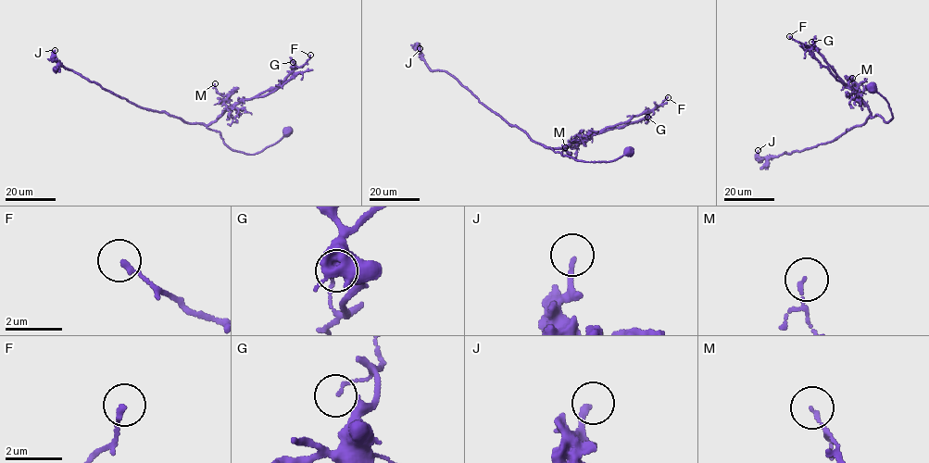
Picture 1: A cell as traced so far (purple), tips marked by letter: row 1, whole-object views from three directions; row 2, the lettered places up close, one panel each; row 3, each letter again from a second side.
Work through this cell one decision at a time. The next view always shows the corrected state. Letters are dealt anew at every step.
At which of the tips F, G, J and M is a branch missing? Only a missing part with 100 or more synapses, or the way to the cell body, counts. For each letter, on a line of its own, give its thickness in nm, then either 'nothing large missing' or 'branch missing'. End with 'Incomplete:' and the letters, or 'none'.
F: 170 nm thick; nothing large missing
G: 90 nm thick; nothing large missing
J: 170 nm thick; nothing large missing
M: 80 nm thick; nothing large missing
Incomplete: none

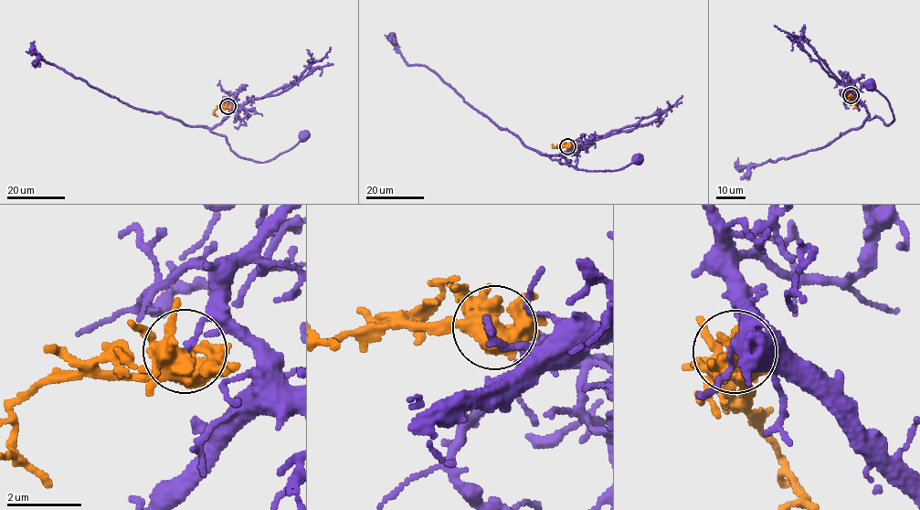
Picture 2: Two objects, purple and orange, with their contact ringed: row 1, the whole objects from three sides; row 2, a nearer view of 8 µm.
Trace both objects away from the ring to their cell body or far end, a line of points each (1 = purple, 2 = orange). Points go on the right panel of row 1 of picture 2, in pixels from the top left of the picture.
1: (851, 95), (851, 91), (866, 110), (869, 120), (876, 115), (888, 124), (894, 119), (889, 103), (869, 83)
2: (850, 95), (855, 106), (852, 109)

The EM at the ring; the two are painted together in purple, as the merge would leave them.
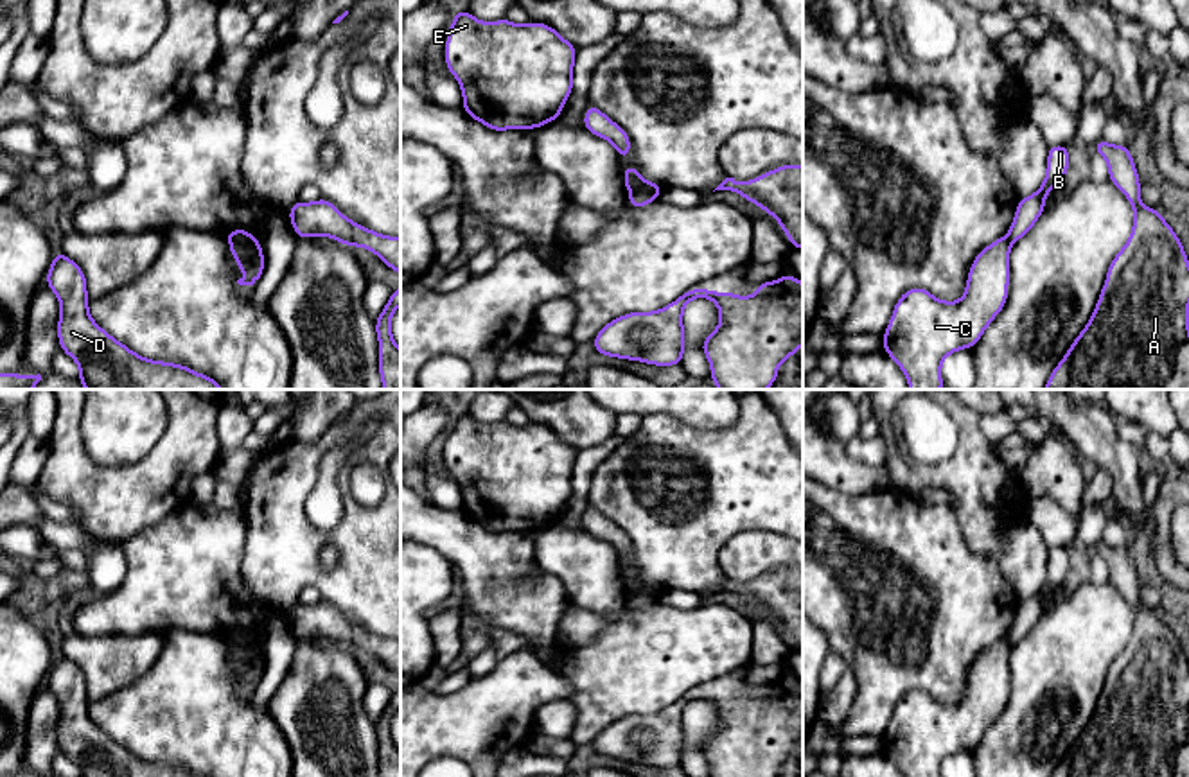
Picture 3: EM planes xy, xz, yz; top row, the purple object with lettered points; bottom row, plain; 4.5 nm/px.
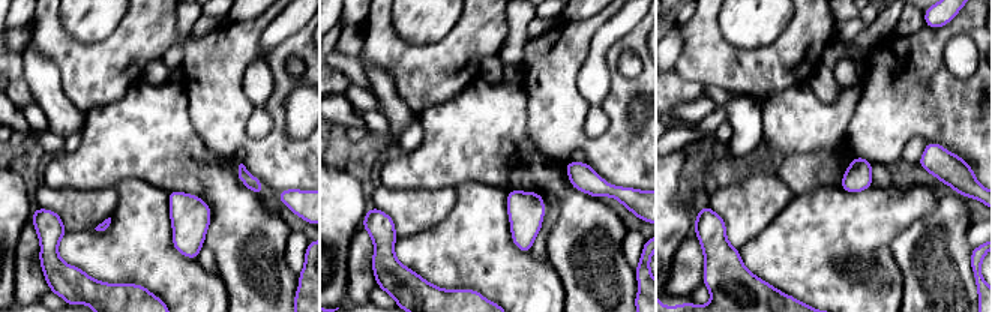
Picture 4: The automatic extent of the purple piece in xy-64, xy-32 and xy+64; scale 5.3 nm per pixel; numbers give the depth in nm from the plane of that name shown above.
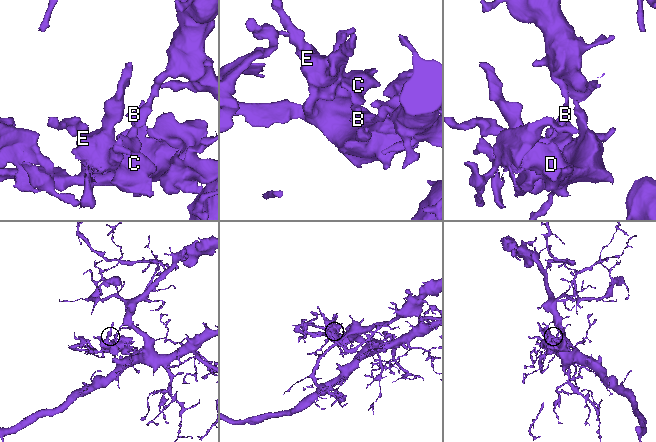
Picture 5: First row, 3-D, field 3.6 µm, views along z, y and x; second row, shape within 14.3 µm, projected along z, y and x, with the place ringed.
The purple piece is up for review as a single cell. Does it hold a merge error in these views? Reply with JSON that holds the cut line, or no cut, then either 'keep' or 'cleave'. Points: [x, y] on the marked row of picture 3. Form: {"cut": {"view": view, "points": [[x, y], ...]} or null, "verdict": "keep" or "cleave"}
{"cut": {"view": "xz", "points": [[631, 191], [649, 191], [656, 196]]}, "verdict": "cleave"}

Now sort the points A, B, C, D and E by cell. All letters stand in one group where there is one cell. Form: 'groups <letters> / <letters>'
groups A C D E / B

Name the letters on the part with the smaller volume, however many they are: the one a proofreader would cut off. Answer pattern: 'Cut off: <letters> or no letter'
Cut off: A, C, D, E

